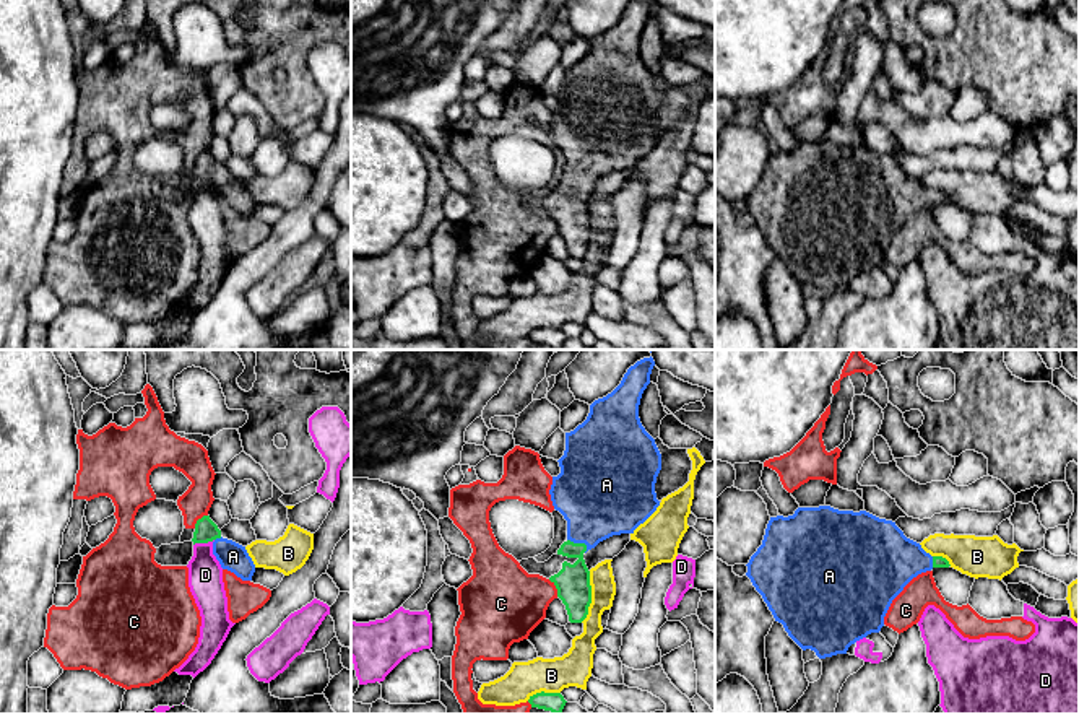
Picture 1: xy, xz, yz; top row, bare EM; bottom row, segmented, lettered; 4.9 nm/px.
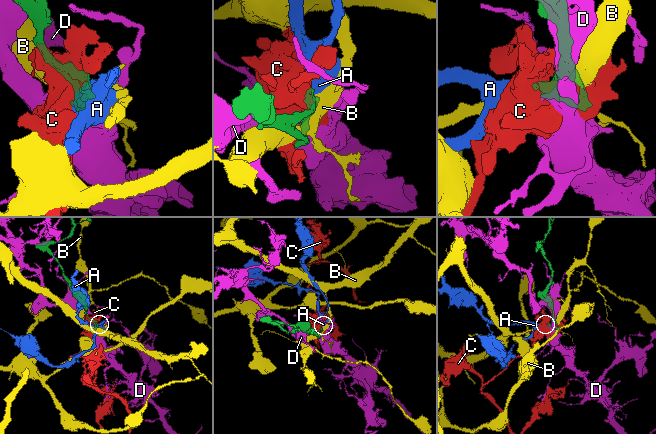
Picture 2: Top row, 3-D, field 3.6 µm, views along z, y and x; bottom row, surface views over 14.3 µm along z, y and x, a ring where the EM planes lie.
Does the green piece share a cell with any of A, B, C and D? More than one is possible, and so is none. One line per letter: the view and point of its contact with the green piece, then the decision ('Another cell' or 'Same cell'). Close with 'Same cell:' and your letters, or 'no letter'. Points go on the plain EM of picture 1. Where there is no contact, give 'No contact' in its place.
A: Touches green at xz (579, 179). Same cell
B: Touches green at xz (590, 233). Another cell
C: Touches green at xz (556, 223). Another cell
D: Touches green at xy (203, 178). Another cell
Same cell: A

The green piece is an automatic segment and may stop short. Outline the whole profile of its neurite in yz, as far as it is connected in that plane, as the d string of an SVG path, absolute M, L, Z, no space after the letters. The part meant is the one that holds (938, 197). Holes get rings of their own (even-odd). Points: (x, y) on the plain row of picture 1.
M819 141L798 143L788 153L770 153L762 181L746 202L746 211L775 257L803 286L811 285L826 294L847 290L856 276L879 268L892 236L913 213L951 200L942 192L926 189L892 156L866 146Z

